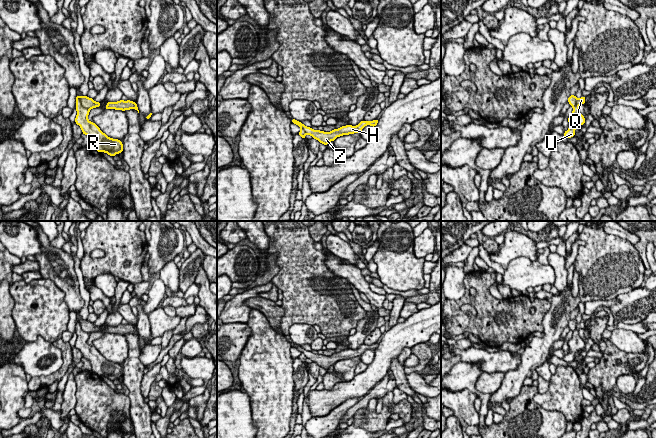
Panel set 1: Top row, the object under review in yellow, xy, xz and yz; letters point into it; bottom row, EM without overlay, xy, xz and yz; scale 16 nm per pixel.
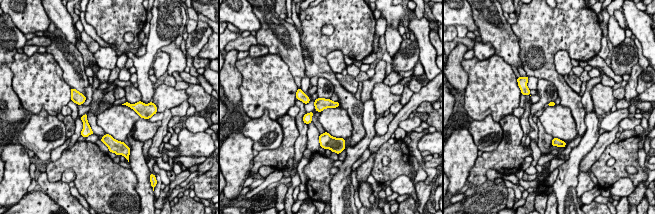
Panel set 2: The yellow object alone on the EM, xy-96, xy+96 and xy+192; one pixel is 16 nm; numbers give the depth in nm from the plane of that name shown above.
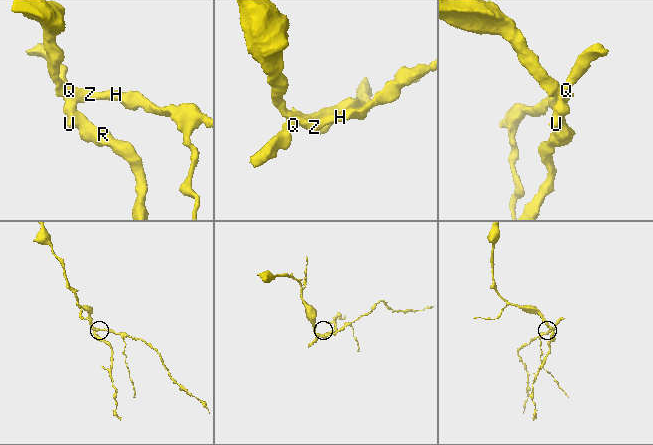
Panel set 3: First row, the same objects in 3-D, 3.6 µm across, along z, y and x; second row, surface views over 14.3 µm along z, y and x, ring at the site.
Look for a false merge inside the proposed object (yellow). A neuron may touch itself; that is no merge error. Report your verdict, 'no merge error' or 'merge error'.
merge error

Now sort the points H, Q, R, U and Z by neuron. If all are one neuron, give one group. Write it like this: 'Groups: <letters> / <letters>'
Groups: H Z / Q R U

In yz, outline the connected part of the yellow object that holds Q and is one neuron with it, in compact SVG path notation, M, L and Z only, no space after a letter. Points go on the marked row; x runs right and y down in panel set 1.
M585 96L577 99L576 105L573 107L572 114L568 117L569 129L564 132L566 138L571 138L575 136L575 129L581 125L585 124L585 117L579 111L579 105L585 104Z

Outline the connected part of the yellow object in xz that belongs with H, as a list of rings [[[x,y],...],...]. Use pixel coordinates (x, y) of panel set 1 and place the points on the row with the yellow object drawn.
[[[292,118],[292,123],[298,125],[301,129],[303,129],[306,132],[306,134],[311,135],[312,138],[318,140],[323,145],[328,145],[331,141],[334,141],[337,137],[361,132],[362,129],[367,125],[373,126],[375,128],[378,121],[379,121],[378,119],[375,119],[373,121],[363,120],[357,126],[352,126],[348,124],[338,129],[334,129],[331,132],[324,132],[320,130],[314,130],[311,127],[307,127],[304,124],[302,124],[300,121],[297,121]]]

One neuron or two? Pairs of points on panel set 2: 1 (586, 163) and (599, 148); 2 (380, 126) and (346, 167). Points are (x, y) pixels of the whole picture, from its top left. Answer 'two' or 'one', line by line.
1: one
2: two

